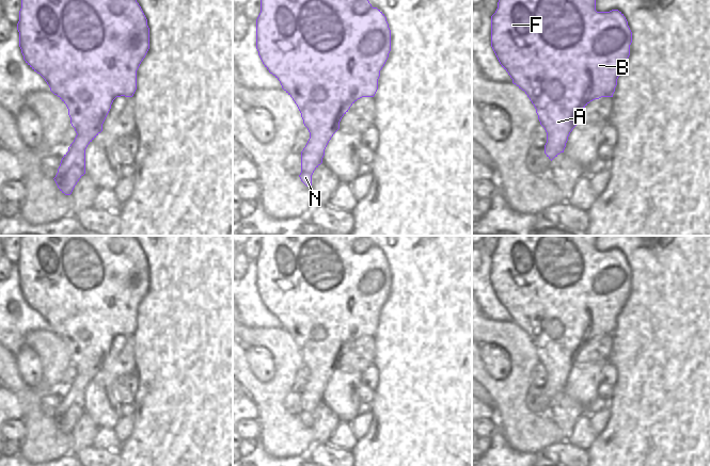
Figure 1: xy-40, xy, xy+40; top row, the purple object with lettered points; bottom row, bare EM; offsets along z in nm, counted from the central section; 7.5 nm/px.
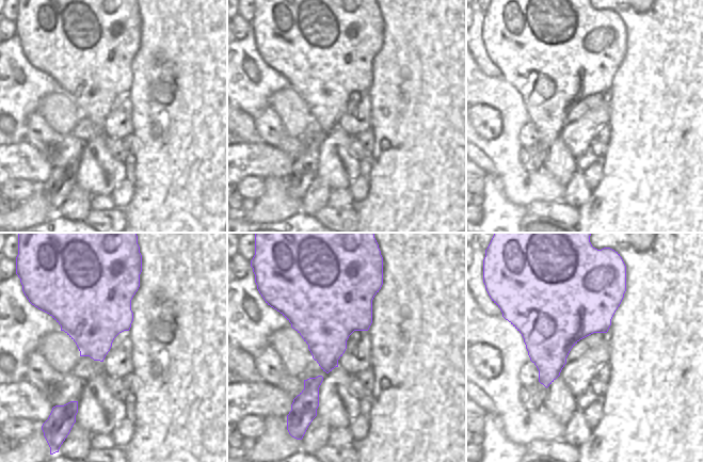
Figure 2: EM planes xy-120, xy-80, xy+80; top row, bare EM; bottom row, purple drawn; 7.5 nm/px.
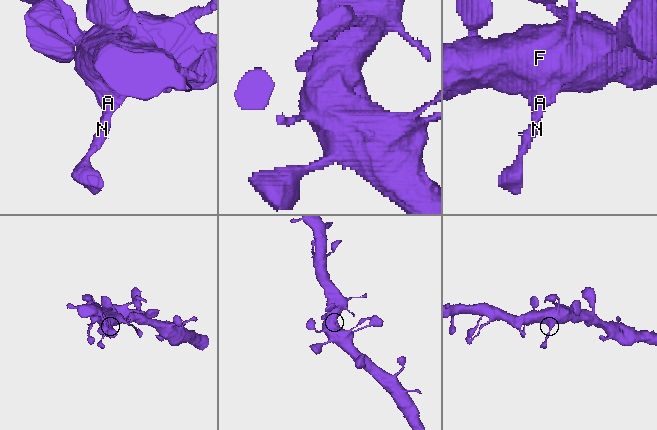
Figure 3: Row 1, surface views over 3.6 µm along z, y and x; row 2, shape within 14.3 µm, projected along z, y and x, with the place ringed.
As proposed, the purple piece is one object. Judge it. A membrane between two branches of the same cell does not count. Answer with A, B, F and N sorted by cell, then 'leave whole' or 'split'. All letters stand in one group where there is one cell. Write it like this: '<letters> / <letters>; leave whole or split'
A B F N; leave whole

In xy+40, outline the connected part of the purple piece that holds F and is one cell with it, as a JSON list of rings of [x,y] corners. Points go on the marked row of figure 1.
[[[499,0],[498,9],[491,16],[491,47],[502,65],[512,79],[512,83],[525,92],[536,109],[540,125],[547,132],[547,143],[545,154],[552,161],[561,152],[564,152],[568,136],[579,113],[593,100],[601,97],[613,97],[617,79],[630,55],[630,45],[632,43],[632,32],[624,14],[618,10],[610,12],[597,12],[596,0]]]

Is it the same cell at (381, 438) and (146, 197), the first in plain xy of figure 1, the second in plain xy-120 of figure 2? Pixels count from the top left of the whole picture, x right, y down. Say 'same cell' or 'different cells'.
same cell

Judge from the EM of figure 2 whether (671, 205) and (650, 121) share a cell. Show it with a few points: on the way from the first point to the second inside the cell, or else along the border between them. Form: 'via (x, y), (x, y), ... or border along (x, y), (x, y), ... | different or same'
via (670, 184), (670, 142) | same

